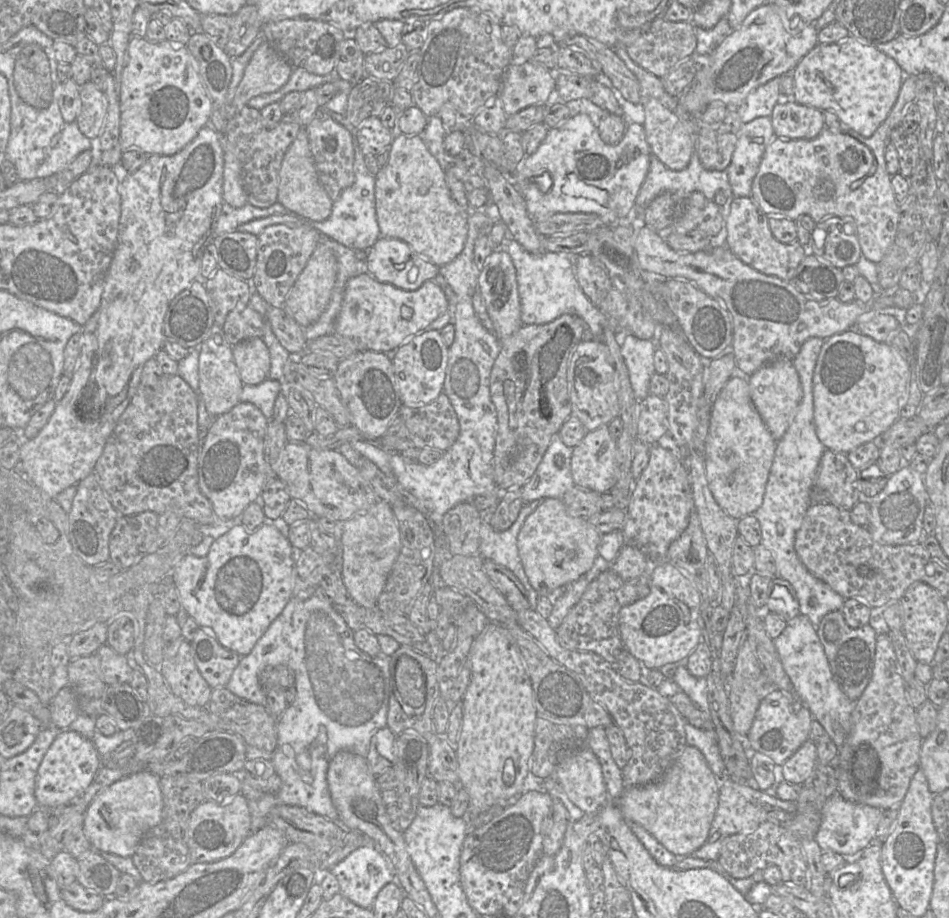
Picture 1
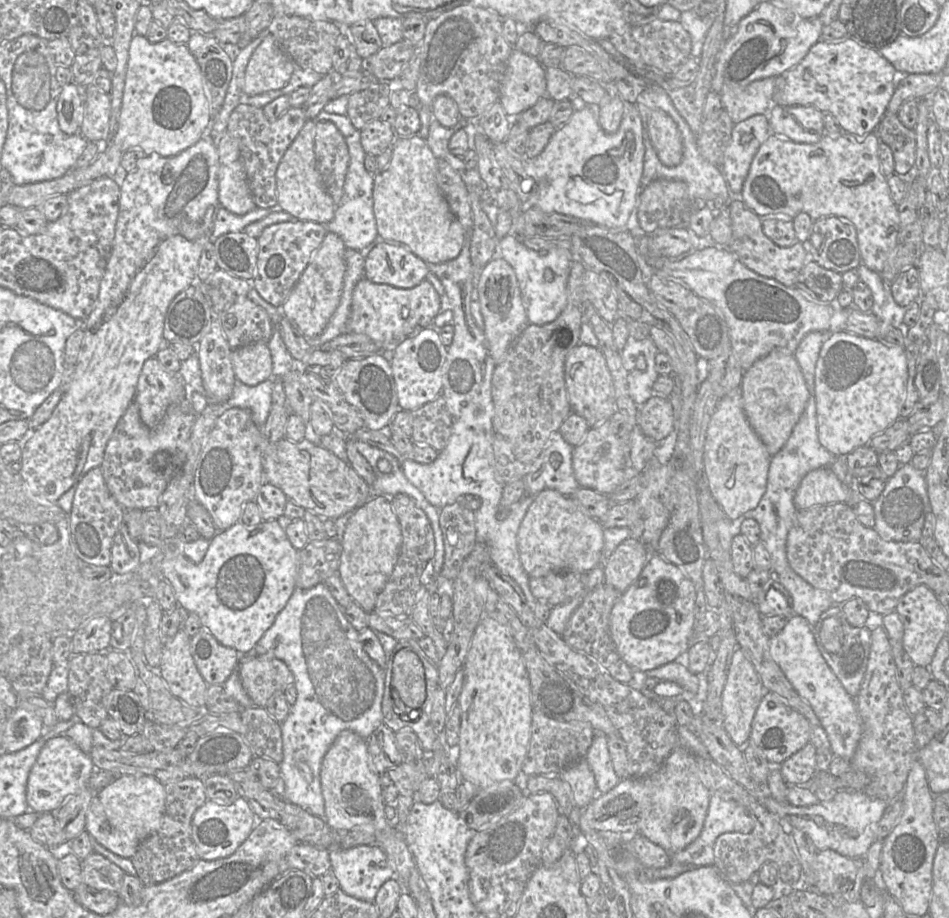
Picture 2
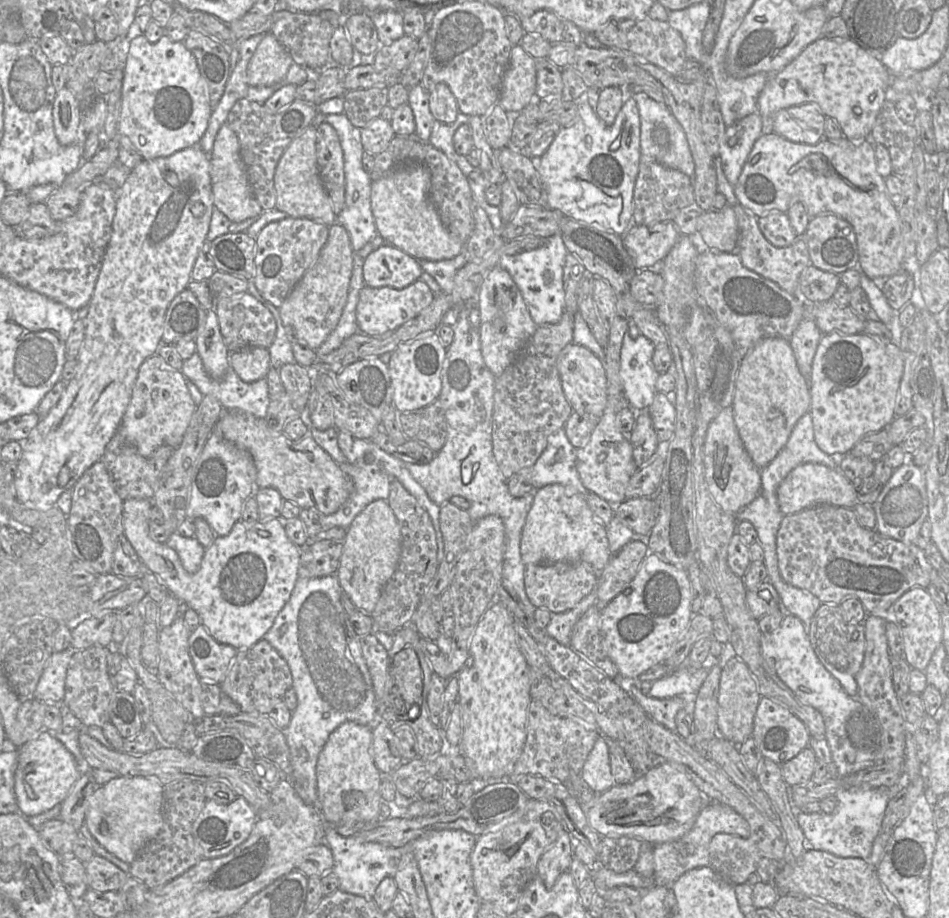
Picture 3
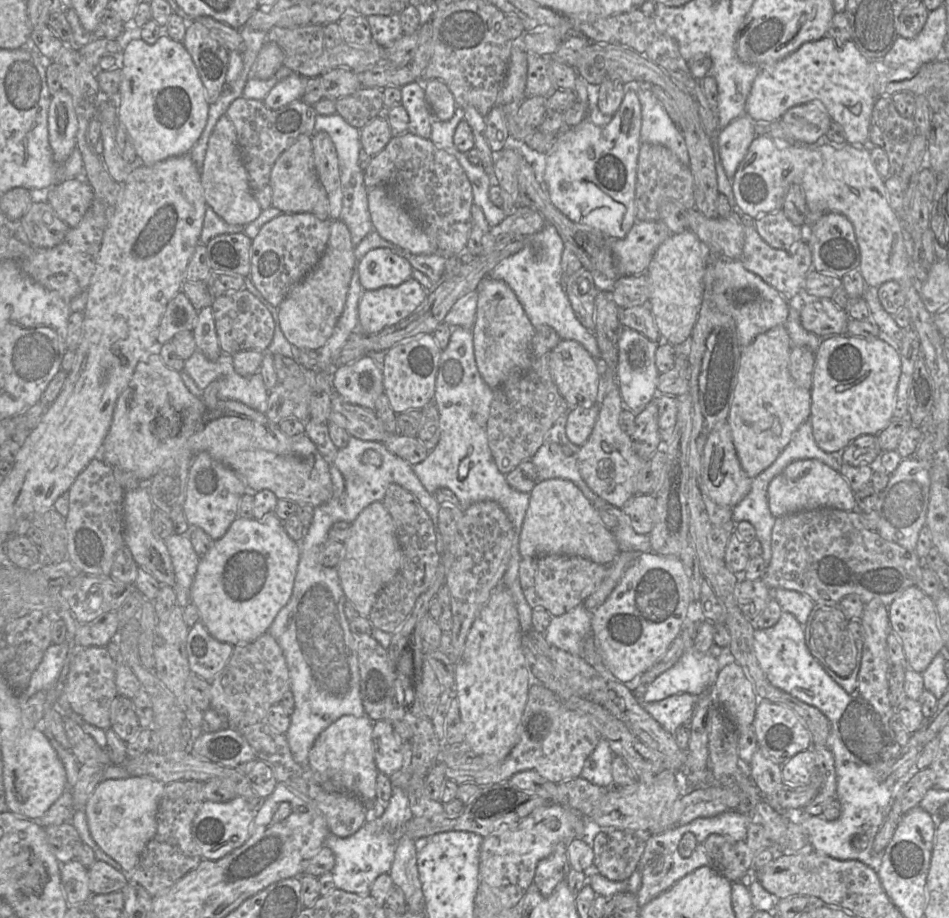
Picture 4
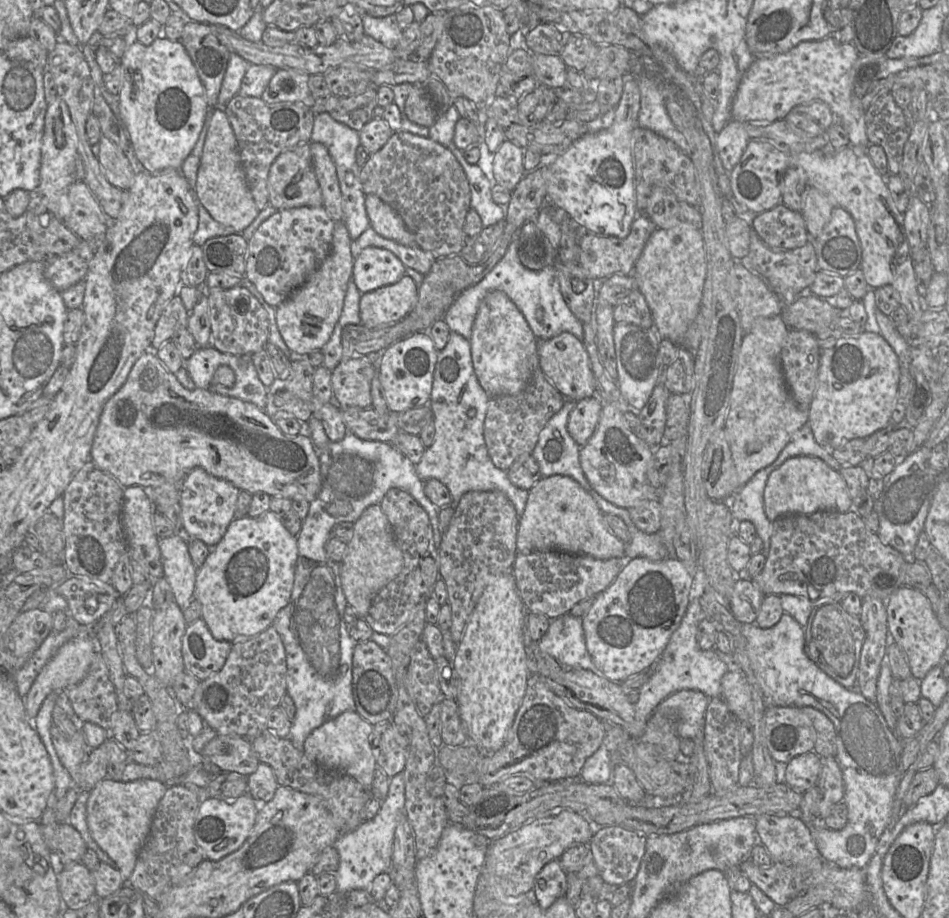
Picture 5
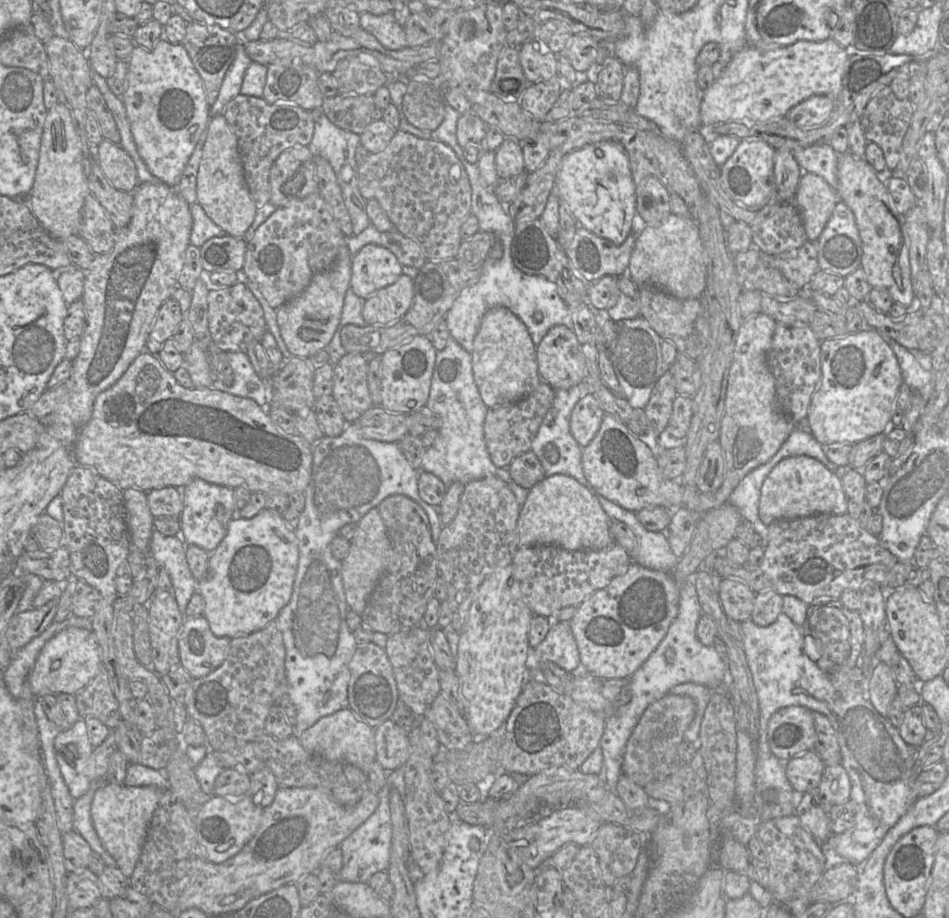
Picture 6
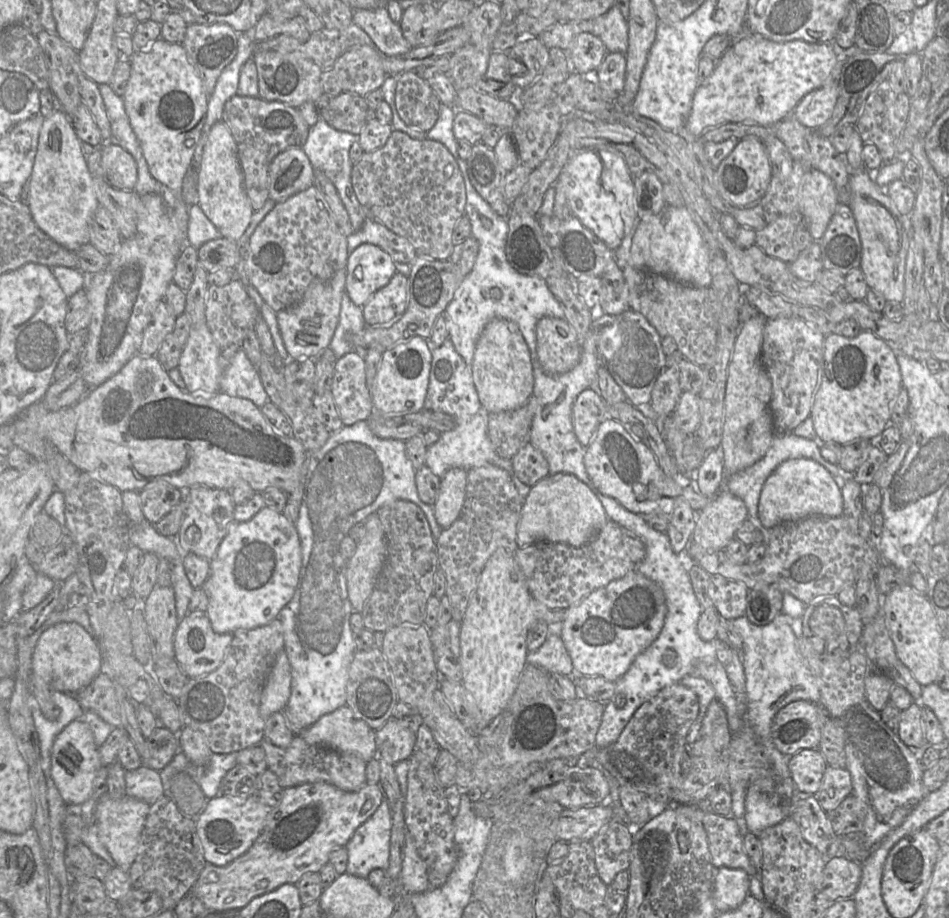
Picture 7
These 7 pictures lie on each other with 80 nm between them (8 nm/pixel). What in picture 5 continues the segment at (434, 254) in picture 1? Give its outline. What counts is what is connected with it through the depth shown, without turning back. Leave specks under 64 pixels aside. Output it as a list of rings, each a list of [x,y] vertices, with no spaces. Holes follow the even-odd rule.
[[[375,194],[365,197],[370,226],[382,237],[402,245],[416,246],[414,235],[407,229],[402,218]]]

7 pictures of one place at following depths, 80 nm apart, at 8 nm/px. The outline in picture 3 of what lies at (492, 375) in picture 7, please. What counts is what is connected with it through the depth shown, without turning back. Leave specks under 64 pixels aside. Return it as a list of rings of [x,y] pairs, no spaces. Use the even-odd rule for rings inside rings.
[[[499,265],[492,268],[484,278],[477,295],[477,306],[481,319],[478,330],[482,357],[487,368],[498,377],[517,359],[537,325],[511,275]]]

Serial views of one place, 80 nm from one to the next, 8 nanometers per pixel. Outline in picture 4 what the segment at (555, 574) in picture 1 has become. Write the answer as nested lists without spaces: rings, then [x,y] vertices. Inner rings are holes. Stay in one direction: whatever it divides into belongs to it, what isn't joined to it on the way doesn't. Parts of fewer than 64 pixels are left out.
[[[553,478],[539,481],[530,492],[523,521],[519,550],[522,558],[543,555],[575,555],[609,565],[620,553],[613,532],[605,526],[599,510],[570,480]]]

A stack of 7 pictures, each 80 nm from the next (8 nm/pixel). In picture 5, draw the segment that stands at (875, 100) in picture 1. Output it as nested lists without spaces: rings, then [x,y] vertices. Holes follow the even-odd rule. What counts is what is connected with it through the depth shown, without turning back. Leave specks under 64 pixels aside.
[[[832,36],[802,41],[787,52],[755,57],[743,74],[732,104],[732,120],[775,121],[784,119],[795,106],[819,100],[825,102],[837,122],[846,130],[851,147],[867,150],[865,110],[853,93],[853,65],[859,52],[852,43],[837,42]]]

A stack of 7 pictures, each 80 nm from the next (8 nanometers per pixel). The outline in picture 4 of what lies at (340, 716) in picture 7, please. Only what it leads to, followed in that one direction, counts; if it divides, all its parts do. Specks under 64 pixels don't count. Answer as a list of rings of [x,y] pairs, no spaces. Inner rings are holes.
[[[342,716],[319,734],[308,756],[308,766],[322,788],[329,792],[354,794],[367,809],[376,800],[379,773],[374,761],[372,729],[372,721],[366,716]]]

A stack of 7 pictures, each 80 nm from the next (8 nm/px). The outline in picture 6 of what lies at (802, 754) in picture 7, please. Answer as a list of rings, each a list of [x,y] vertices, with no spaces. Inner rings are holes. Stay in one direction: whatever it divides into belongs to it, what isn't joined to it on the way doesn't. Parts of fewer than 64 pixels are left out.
[[[814,750],[803,752],[785,762],[787,780],[797,795],[816,791],[824,768],[824,762]]]

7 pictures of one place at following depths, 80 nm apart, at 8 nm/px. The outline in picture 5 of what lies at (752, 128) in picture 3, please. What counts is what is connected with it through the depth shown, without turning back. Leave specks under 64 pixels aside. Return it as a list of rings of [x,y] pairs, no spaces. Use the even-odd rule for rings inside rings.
[[[730,120],[717,133],[718,153],[727,172],[730,172],[739,162],[749,141],[750,137],[745,130],[744,123],[738,120]]]

